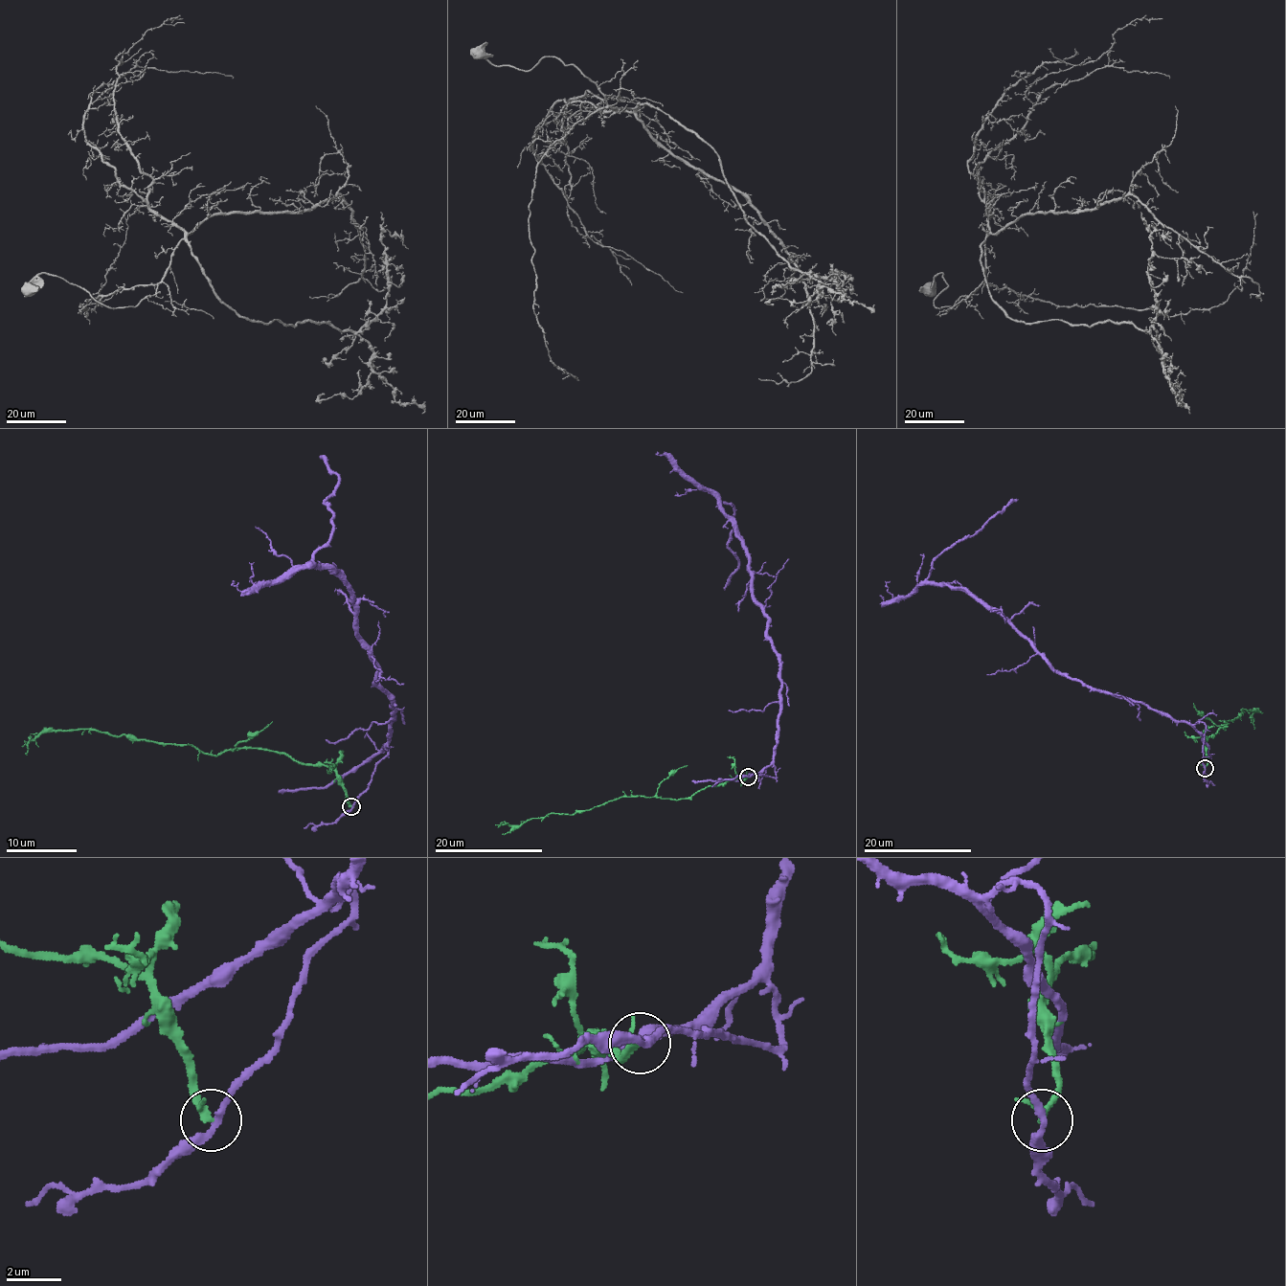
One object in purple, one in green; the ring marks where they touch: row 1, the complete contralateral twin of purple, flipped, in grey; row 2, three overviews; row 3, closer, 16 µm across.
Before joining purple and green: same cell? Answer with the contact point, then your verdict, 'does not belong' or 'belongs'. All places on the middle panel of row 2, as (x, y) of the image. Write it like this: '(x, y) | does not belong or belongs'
(748, 777) | does not belong

